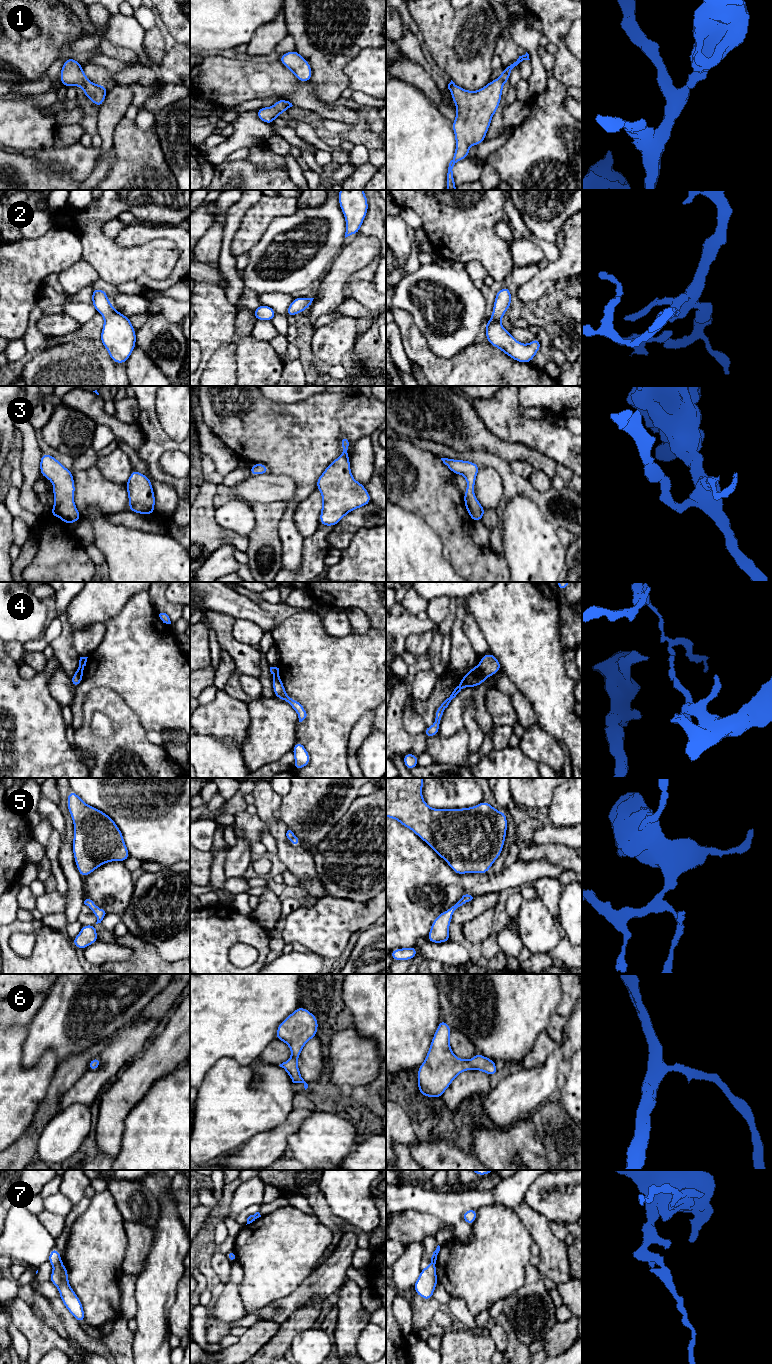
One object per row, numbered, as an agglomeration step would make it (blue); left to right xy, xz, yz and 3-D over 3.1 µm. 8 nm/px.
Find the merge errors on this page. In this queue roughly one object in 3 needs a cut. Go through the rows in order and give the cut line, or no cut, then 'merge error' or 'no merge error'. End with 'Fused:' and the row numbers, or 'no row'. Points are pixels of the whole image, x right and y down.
1: no cut; no merge error
2: no cut; no merge error
3: no cut; no merge error
4: cut in yz along (478, 666), (487, 676); merge error
5: no cut; no merge error
6: no cut; no merge error
7: cut in xy along (61, 1262), (54, 1266); merge error
Fused: 4, 7

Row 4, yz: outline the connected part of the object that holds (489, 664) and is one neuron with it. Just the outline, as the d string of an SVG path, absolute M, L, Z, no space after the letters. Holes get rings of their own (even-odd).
M488 653L481 657L479 669L488 677L500 671L501 665L499 660L492 653Z

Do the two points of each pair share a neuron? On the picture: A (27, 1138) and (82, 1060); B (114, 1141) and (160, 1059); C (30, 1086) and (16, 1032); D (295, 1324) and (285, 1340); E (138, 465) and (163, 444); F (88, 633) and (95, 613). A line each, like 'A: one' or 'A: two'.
A: one
B: one
C: one
D: one
E: two
F: two

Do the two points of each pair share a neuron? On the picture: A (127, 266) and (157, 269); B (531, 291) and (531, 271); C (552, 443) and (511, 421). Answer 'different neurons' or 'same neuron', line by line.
A: same neuron
B: different neurons
C: same neuron

